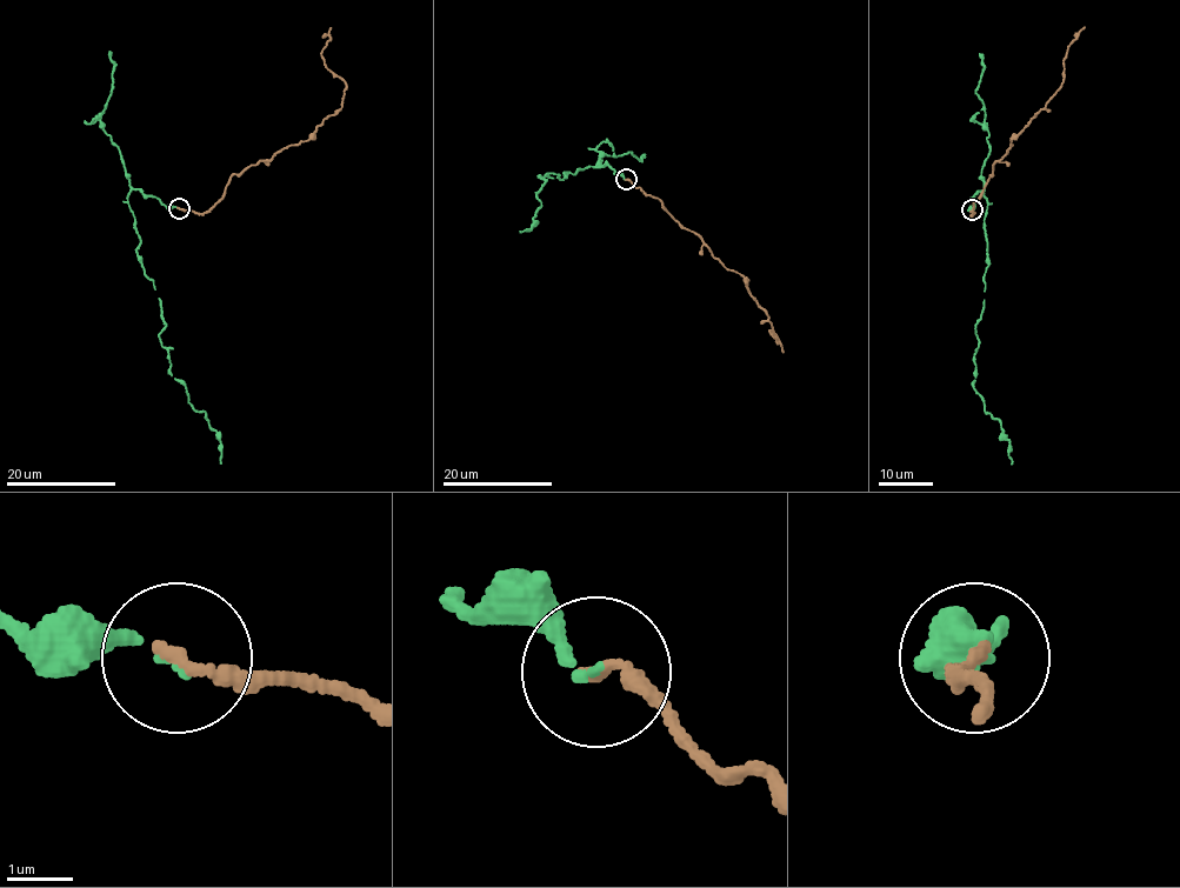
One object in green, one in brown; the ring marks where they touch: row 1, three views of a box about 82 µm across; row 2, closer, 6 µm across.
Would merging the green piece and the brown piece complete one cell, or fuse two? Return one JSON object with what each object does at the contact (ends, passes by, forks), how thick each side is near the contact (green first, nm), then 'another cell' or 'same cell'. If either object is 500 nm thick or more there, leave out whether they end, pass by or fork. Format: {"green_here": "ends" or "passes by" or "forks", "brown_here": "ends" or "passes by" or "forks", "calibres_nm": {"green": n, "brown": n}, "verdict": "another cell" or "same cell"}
{"green_here": "ends", "brown_here": "ends", "calibres_nm": {"green": 140, "brown": 190}, "verdict": "same cell"}

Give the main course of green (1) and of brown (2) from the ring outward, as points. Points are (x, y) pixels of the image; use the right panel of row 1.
1: (973, 211), (973, 197), (982, 192), (988, 265), (973, 385), (987, 413), (999, 420), (1011, 463)
2: (973, 211), (994, 165), (1060, 87), (1062, 59), (1085, 27)

